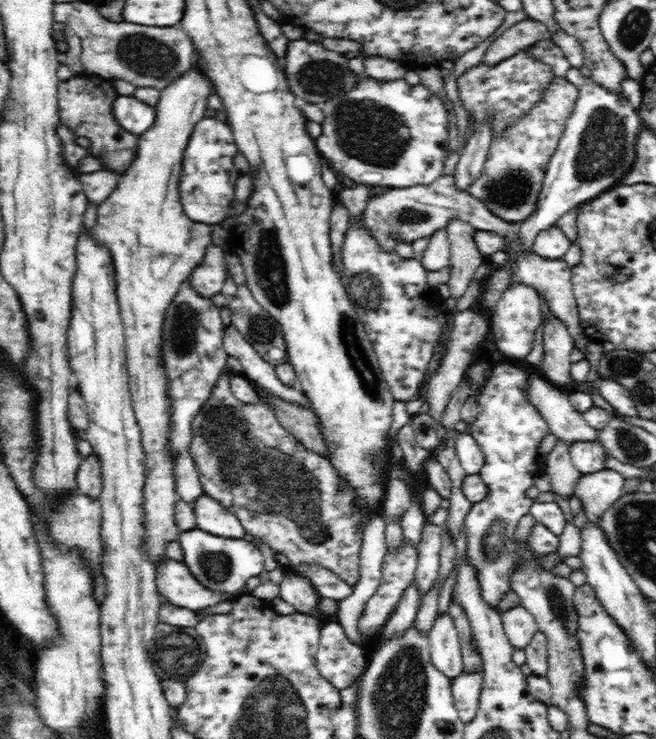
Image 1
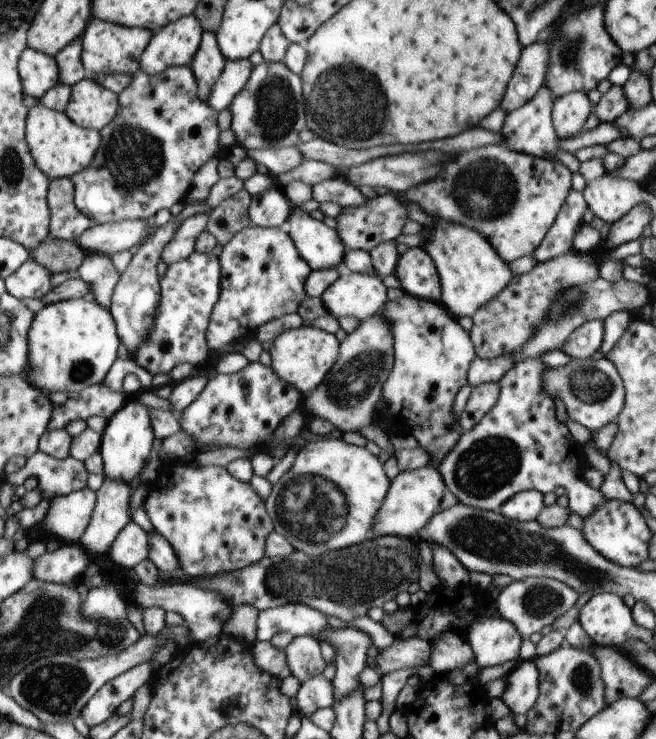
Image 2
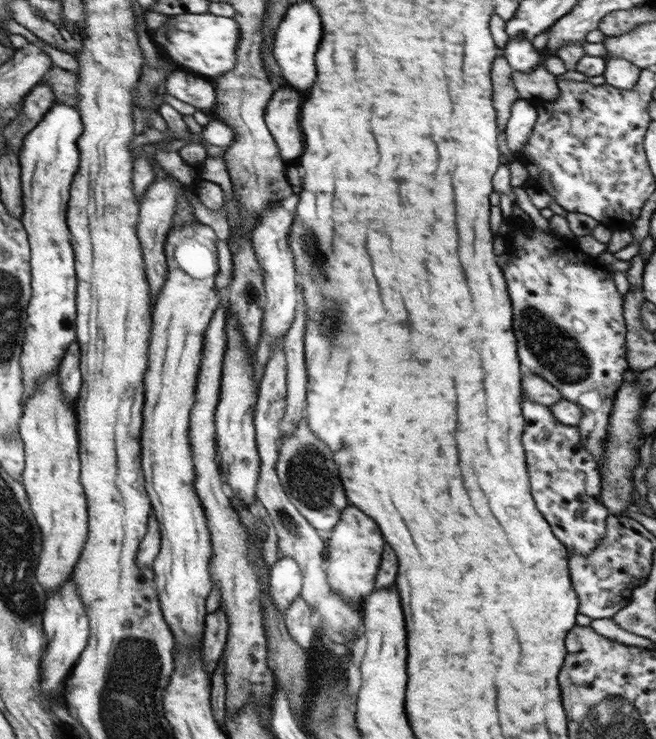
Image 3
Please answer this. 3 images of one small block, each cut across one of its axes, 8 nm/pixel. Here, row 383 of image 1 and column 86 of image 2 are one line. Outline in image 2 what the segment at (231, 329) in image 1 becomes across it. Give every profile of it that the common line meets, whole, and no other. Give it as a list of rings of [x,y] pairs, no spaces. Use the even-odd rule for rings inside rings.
[[[87,253],[82,266],[78,268],[78,276],[92,288],[88,297],[98,306],[110,310],[112,294],[120,278],[111,257]]]

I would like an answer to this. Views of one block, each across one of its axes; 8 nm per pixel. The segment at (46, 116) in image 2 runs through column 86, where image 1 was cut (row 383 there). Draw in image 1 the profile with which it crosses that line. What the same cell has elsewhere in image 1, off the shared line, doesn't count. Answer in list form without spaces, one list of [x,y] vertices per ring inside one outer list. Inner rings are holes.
[[[190,68],[182,76],[170,82],[164,90],[160,90],[160,102],[154,106],[156,120],[154,124],[137,136],[136,156],[124,174],[119,178],[114,192],[100,204],[96,215],[96,236],[100,236],[100,244],[108,244],[112,253],[112,263],[116,270],[116,297],[118,297],[123,331],[125,334],[125,355],[129,375],[129,394],[136,422],[142,429],[142,447],[144,447],[144,505],[141,518],[144,519],[144,536],[141,537],[140,551],[145,558],[159,568],[167,558],[166,544],[171,540],[179,540],[181,531],[175,523],[176,504],[180,495],[175,485],[175,456],[171,448],[171,399],[168,390],[168,374],[164,369],[163,324],[167,309],[177,296],[181,284],[189,280],[194,268],[202,264],[207,248],[215,244],[216,226],[196,223],[190,220],[180,200],[179,182],[183,156],[188,139],[195,130],[196,123],[204,118],[206,98],[212,94],[212,83],[206,72],[198,68]]]

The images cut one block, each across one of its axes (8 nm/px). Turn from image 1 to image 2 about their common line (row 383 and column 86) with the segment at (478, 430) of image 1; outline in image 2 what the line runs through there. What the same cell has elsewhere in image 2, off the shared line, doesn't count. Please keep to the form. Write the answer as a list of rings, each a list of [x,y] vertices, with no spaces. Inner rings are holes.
[[[88,486],[70,494],[52,497],[44,520],[37,526],[40,529],[40,539],[57,539],[61,544],[79,544],[80,537],[84,534],[91,519],[92,511],[96,504],[96,491]]]

